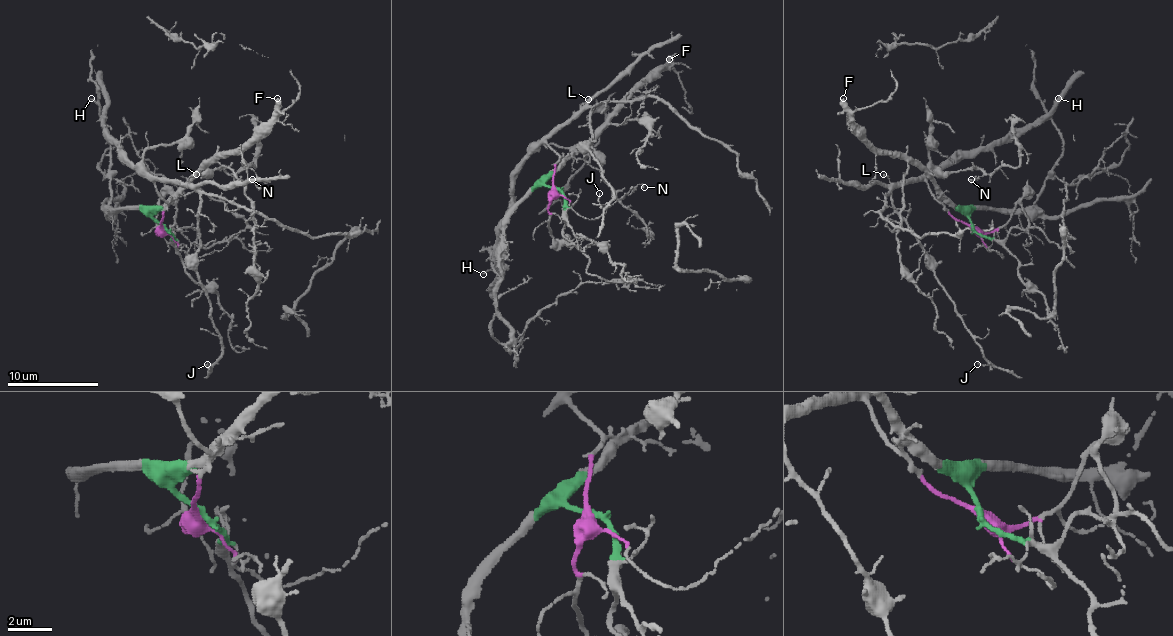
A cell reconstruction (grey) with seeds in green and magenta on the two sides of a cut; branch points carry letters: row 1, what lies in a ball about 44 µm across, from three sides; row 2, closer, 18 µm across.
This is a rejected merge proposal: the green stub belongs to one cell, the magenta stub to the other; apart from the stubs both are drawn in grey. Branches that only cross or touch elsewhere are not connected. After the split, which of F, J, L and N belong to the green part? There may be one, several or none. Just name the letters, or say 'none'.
F, N

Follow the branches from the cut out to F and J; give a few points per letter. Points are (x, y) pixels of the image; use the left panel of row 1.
F: (161, 226), (154, 214), (200, 166), (234, 155), (271, 118), (277, 98)
J: (161, 228), (168, 203), (154, 180), (181, 180), (200, 196), (197, 276), (220, 338), (220, 356), (207, 363)

